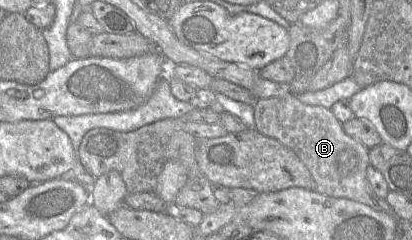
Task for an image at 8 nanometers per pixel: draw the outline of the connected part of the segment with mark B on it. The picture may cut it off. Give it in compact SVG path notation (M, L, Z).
M290 92L281 97L256 99L254 120L254 129L294 151L309 170L317 192L350 199L394 216L386 199L378 197L368 183L368 148L344 132L342 123L335 118L331 110L323 106L304 104Z

